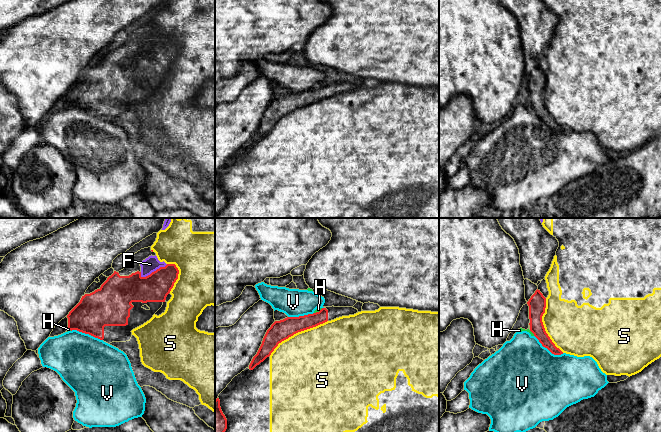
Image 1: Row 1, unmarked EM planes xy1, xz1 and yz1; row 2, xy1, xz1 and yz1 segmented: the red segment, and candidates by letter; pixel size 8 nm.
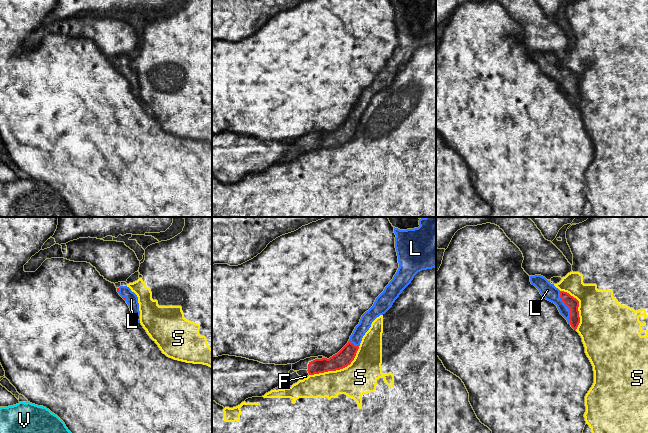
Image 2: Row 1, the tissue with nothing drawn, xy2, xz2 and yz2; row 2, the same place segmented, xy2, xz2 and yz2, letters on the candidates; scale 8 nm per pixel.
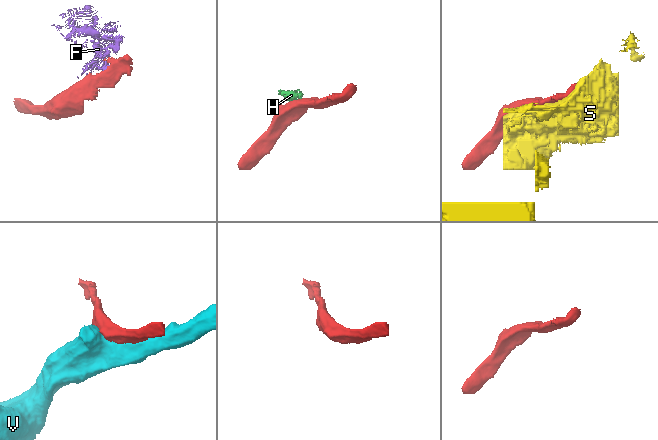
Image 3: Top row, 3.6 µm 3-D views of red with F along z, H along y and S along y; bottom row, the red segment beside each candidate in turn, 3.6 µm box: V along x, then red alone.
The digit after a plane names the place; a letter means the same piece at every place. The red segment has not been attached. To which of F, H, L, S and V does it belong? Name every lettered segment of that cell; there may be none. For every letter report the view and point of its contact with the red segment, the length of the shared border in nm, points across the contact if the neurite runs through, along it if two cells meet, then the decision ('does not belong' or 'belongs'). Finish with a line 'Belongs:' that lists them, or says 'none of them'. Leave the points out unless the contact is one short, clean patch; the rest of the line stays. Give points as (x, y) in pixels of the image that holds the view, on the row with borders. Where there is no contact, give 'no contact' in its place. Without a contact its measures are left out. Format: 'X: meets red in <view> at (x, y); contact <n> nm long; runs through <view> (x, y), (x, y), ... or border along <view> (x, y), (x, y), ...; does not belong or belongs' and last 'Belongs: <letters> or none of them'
F: meets red in xy1 at (154, 271); contact 240 nm long; border along xy1 (167, 264), (145, 276), (140, 276); does not belong
H: meets red in xz1 at (319, 311); contact 80 nm long; border along xz1 (322, 308), (314, 313); does not belong
L: meets red in yz2 at (567, 306); contact 280 nm long; runs through yz2 (572, 303), (567, 306), (547, 290); belongs
S: meets red in xz1 at (297, 332); contact 550 nm long; does not belong
V: meets red in xy1 at (87, 333); contact 260 nm long; does not belong
Belongs: L

